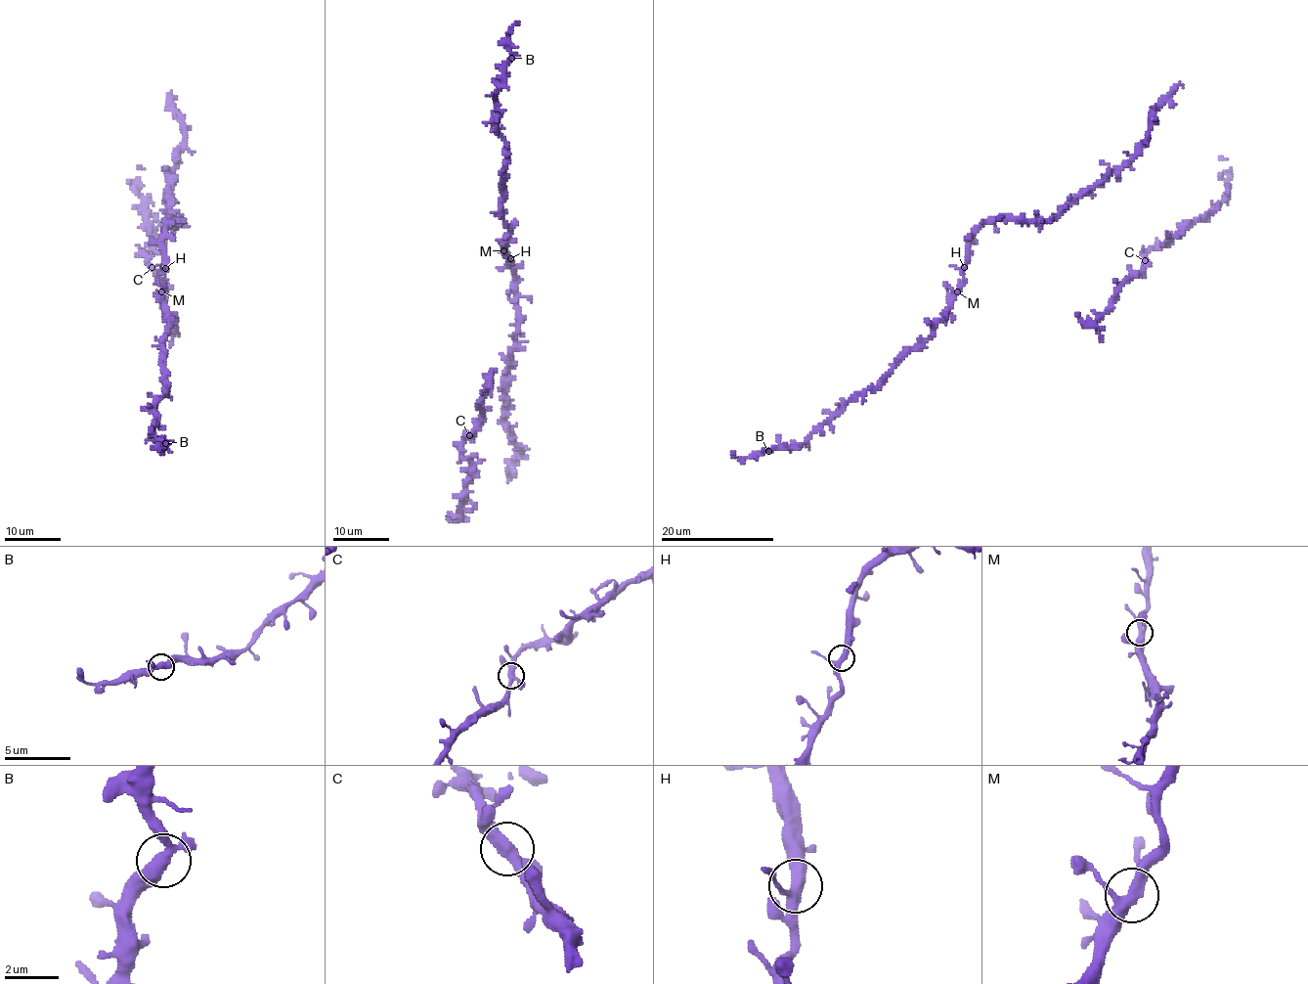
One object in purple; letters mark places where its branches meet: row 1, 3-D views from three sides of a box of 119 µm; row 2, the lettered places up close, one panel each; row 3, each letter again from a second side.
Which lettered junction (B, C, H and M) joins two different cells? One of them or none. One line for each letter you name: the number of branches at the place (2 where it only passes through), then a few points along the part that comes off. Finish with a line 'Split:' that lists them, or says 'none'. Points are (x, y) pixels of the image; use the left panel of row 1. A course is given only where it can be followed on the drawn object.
Split: none

